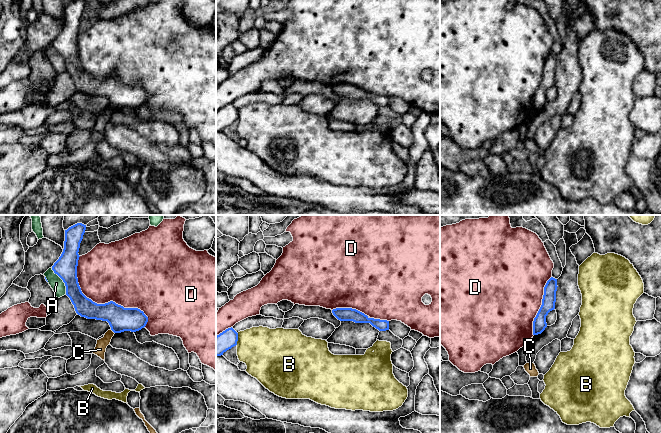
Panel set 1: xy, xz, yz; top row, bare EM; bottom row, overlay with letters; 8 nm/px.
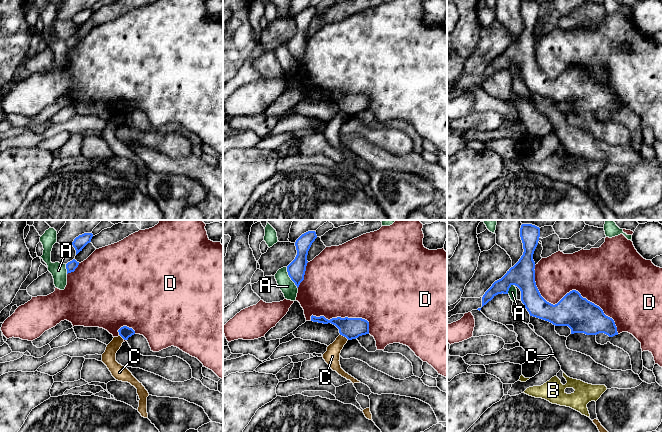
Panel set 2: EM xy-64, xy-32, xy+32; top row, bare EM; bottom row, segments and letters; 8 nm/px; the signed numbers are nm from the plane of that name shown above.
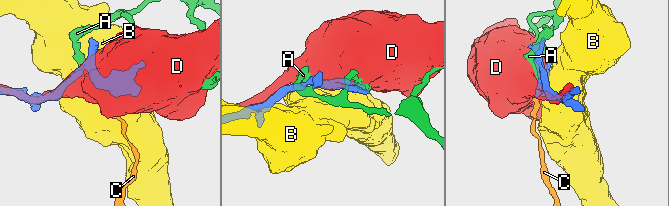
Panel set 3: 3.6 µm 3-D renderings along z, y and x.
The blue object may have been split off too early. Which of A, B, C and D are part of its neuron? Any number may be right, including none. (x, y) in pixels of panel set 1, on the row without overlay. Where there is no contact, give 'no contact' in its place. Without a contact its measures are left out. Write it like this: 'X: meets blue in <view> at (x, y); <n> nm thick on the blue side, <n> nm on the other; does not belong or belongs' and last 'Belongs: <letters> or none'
A: meets blue in xy at (63, 57); 180 nm thick on the blue side, 110 nm on the other; does not belong
B: meets blue in xz at (237, 115); 160 nm thick on the blue side, 380 nm on the other; does not belong
C: meets blue in xy at (112, 106); 200 nm thick on the blue side, 90 nm on the other; does not belong
D: meets blue in xy at (101, 80); 200 nm thick on the blue side, 440 nm on the other; does not belong
Belongs: none

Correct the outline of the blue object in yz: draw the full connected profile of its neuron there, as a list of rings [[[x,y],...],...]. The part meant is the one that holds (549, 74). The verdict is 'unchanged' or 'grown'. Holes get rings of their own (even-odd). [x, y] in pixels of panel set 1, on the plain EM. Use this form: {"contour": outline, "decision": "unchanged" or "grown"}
{"contour": [[[551,53],[545,63],[542,81],[533,97],[533,111],[541,110],[547,103],[546,92],[555,85],[557,55]]], "decision": "unchanged"}

